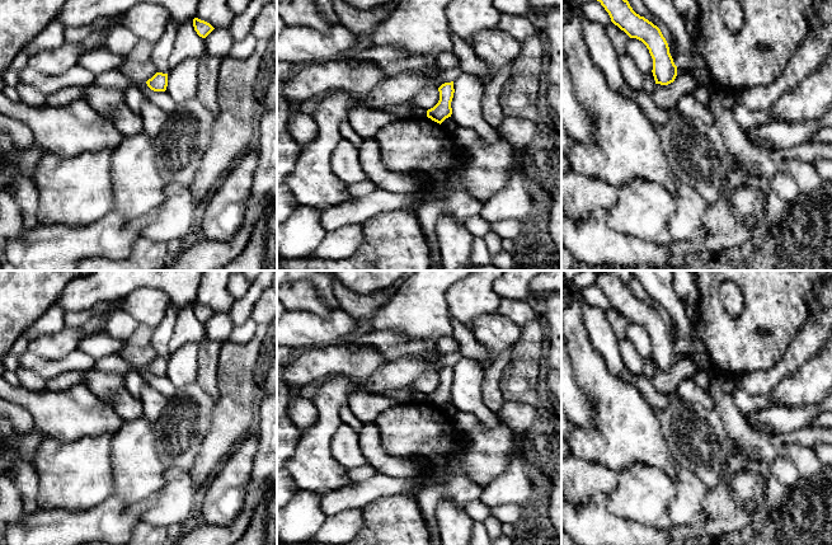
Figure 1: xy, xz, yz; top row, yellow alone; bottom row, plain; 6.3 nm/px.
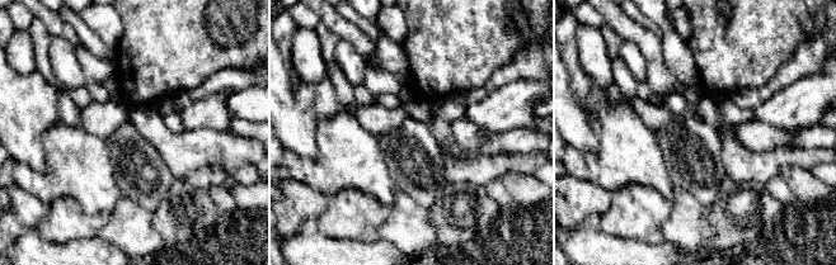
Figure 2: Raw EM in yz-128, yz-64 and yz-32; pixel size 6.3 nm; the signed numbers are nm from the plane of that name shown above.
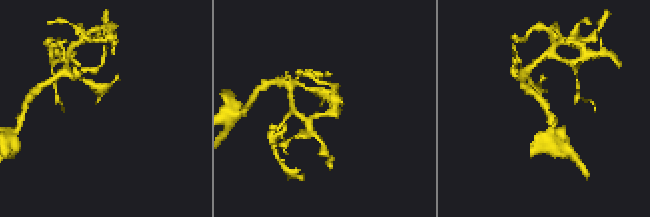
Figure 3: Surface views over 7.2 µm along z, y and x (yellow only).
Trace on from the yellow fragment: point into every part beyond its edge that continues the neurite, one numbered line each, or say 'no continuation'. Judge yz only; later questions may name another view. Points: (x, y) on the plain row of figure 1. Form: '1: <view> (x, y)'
no continuation

